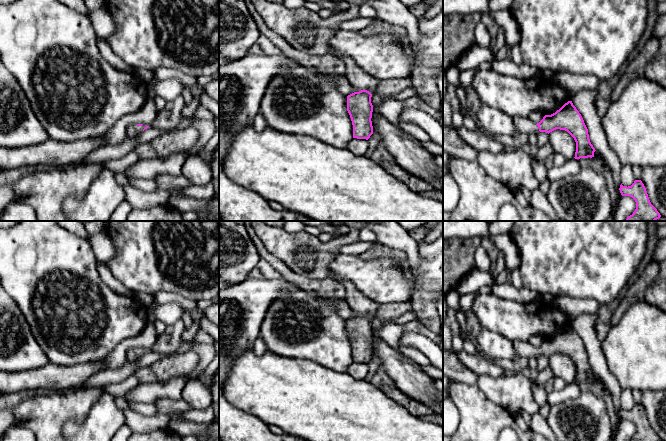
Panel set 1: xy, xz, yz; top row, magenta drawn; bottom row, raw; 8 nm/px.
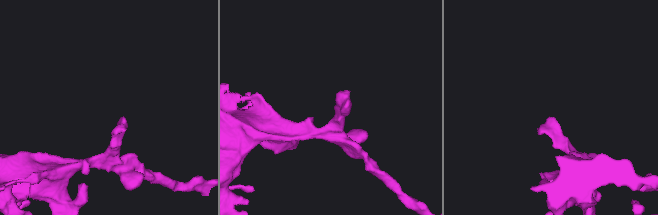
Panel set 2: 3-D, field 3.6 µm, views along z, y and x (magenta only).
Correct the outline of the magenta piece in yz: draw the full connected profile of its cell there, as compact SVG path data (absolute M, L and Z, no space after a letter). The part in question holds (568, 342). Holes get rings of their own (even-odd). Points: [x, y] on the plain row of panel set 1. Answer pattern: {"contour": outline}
{"contour": "M572 325L565 327L555 337L545 339L537 348L529 341L514 340L511 343L517 355L527 359L537 358L539 355L549 358L556 353L565 354L576 366L575 383L594 381L596 374L590 366L588 353Z"}

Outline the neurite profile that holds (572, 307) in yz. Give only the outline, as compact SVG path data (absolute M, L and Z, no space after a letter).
M570 296L557 298L554 304L567 316L570 324L581 314L596 314L601 307L600 303L594 299L581 299Z

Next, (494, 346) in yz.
M484 328L476 339L482 353L493 361L512 360L517 355L511 341L496 332Z

